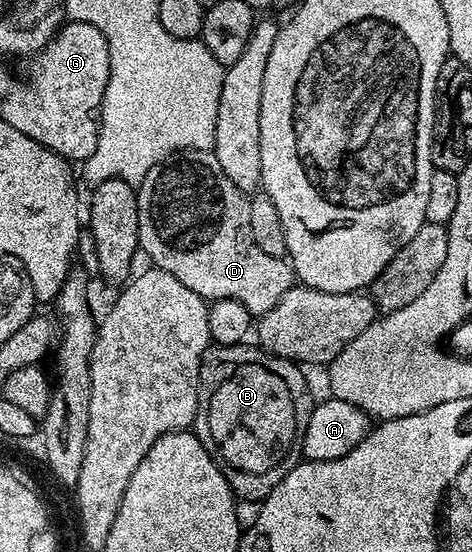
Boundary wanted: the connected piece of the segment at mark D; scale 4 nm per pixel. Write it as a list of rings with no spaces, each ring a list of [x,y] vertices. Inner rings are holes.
[[[188,149],[177,155],[171,156],[169,159],[163,159],[159,165],[154,165],[152,171],[148,171],[148,175],[144,175],[144,179],[137,186],[138,194],[138,218],[140,219],[140,231],[138,232],[138,247],[144,254],[151,266],[156,269],[163,269],[172,275],[176,275],[176,279],[180,279],[180,283],[184,283],[184,287],[189,287],[191,291],[196,291],[196,295],[200,295],[207,303],[219,301],[220,299],[236,299],[240,303],[244,303],[244,307],[248,307],[248,311],[254,318],[262,317],[268,311],[272,311],[272,307],[276,307],[276,303],[280,303],[284,293],[296,284],[294,269],[290,266],[289,260],[281,257],[273,257],[272,255],[264,255],[264,251],[260,251],[260,247],[256,247],[256,243],[252,239],[252,223],[248,216],[250,210],[250,202],[247,194],[242,193],[236,183],[232,183],[232,179],[228,179],[228,175],[224,175],[224,167],[220,167],[220,159],[216,159],[213,151],[208,149]]]

